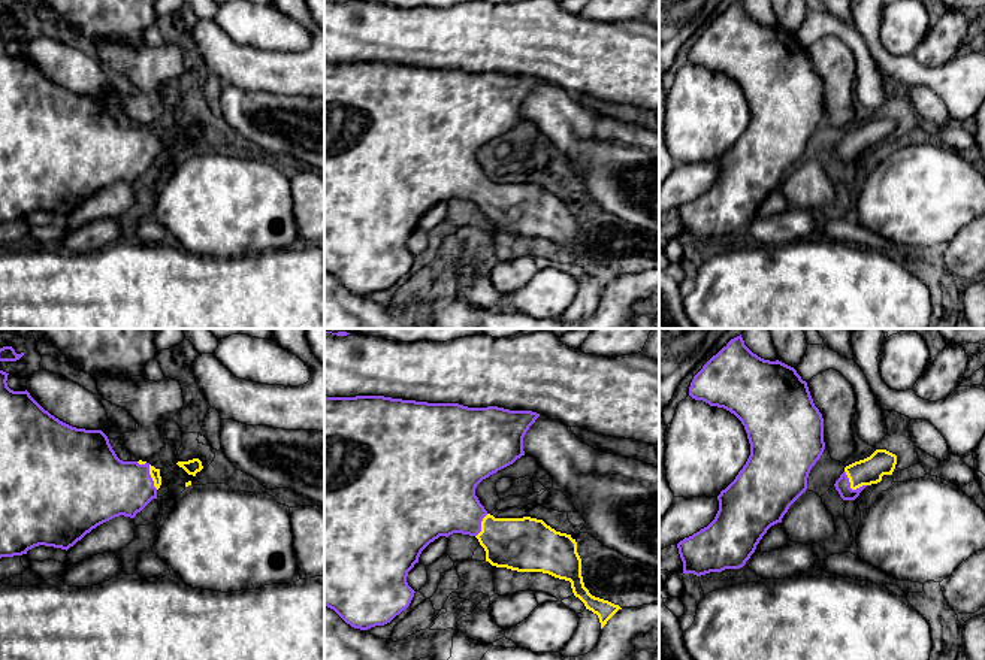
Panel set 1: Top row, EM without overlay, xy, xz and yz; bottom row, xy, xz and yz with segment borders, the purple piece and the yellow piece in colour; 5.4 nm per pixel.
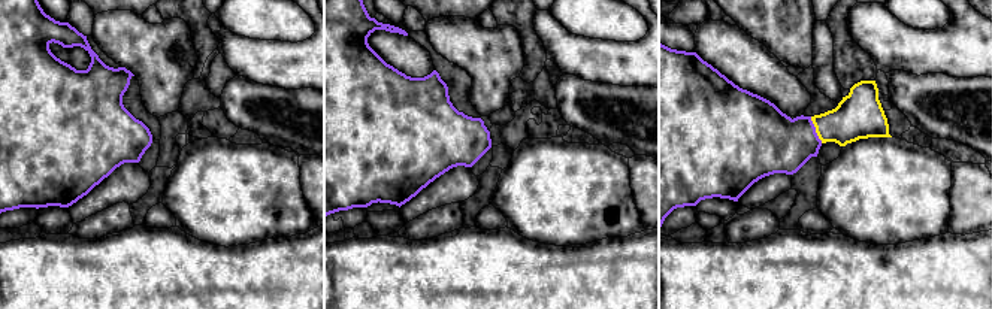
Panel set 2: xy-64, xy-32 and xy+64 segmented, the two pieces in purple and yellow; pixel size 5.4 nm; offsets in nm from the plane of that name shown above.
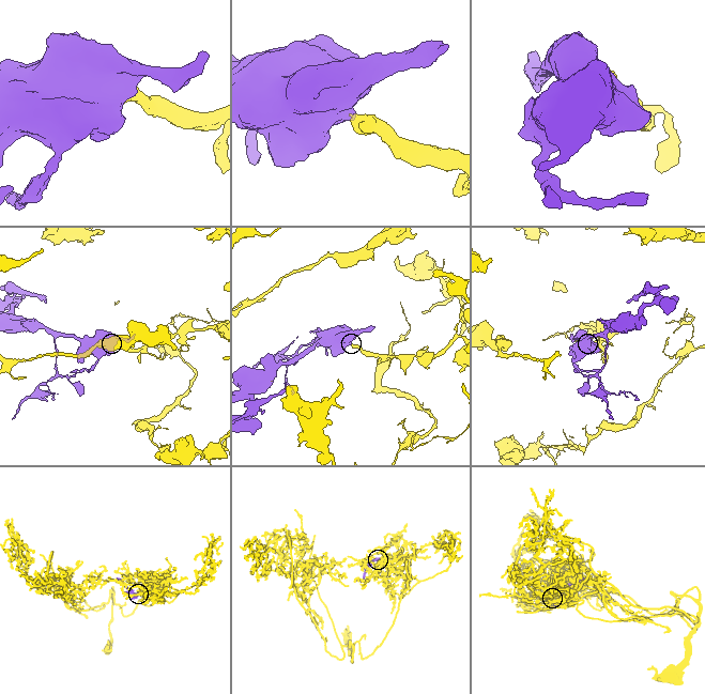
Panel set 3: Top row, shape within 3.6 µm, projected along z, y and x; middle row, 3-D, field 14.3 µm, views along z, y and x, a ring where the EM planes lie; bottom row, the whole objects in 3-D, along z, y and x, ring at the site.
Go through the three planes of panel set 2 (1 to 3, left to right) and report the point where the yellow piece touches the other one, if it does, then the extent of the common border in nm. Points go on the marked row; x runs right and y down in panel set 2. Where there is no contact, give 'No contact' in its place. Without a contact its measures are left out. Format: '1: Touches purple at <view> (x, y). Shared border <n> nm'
1: No contact
2: No contact
3: Touches purple at xy+64 (814, 130). Shared border 160 nm

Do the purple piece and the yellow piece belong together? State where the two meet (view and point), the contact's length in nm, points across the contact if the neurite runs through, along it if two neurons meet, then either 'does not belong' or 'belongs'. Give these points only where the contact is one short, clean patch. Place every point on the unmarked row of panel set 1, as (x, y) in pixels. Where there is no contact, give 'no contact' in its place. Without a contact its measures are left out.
yz (849, 153) | 150 nm | across yz (842, 150), (849, 153), (869, 136) | belongs

